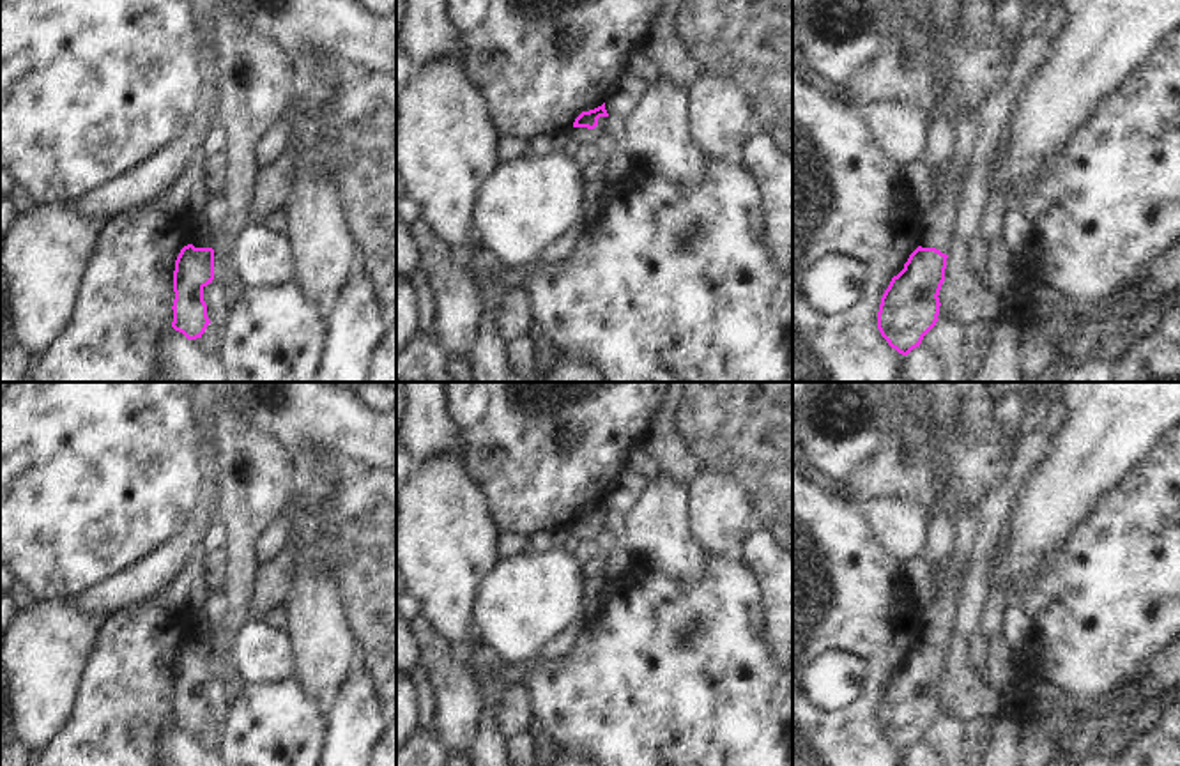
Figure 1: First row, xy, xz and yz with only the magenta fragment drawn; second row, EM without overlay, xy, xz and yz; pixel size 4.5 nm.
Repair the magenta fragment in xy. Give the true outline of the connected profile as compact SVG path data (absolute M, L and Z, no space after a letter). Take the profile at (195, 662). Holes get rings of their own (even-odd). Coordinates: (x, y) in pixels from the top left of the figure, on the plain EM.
M203 609L189 614L195 617L195 628L193 639L184 642L175 656L172 724L188 736L196 736L211 720L203 685L214 676L214 646Z

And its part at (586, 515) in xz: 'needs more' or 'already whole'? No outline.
needs more

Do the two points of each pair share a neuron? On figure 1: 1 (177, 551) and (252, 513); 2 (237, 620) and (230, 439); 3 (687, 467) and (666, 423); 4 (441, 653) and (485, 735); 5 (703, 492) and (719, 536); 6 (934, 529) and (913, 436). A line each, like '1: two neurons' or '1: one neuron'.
1: two neurons
2: one neuron
3: one neuron
4: two neurons
5: one neuron
6: two neurons

